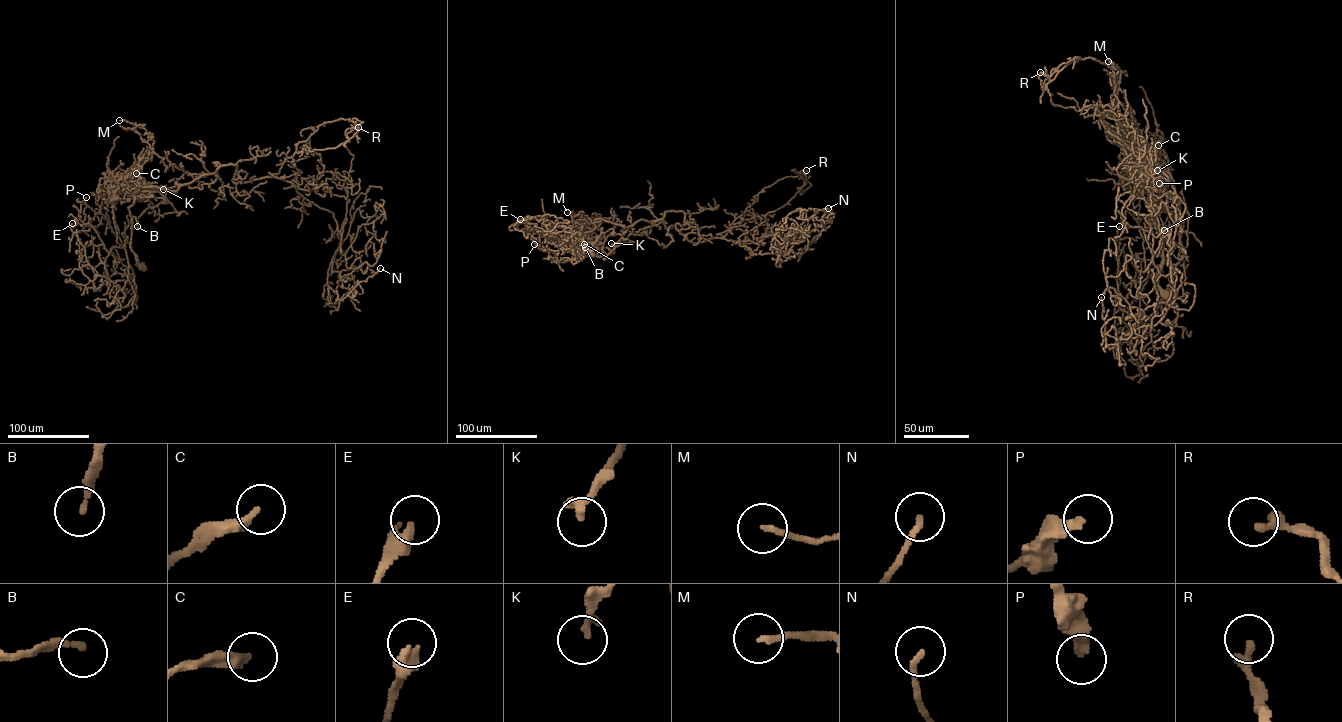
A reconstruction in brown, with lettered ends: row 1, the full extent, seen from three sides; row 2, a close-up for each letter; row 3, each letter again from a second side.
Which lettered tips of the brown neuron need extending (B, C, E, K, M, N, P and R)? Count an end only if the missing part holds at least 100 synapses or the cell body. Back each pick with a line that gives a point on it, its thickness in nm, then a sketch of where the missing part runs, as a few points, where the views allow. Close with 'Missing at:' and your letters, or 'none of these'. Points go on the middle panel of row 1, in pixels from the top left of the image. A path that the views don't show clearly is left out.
Missing at: none of these

